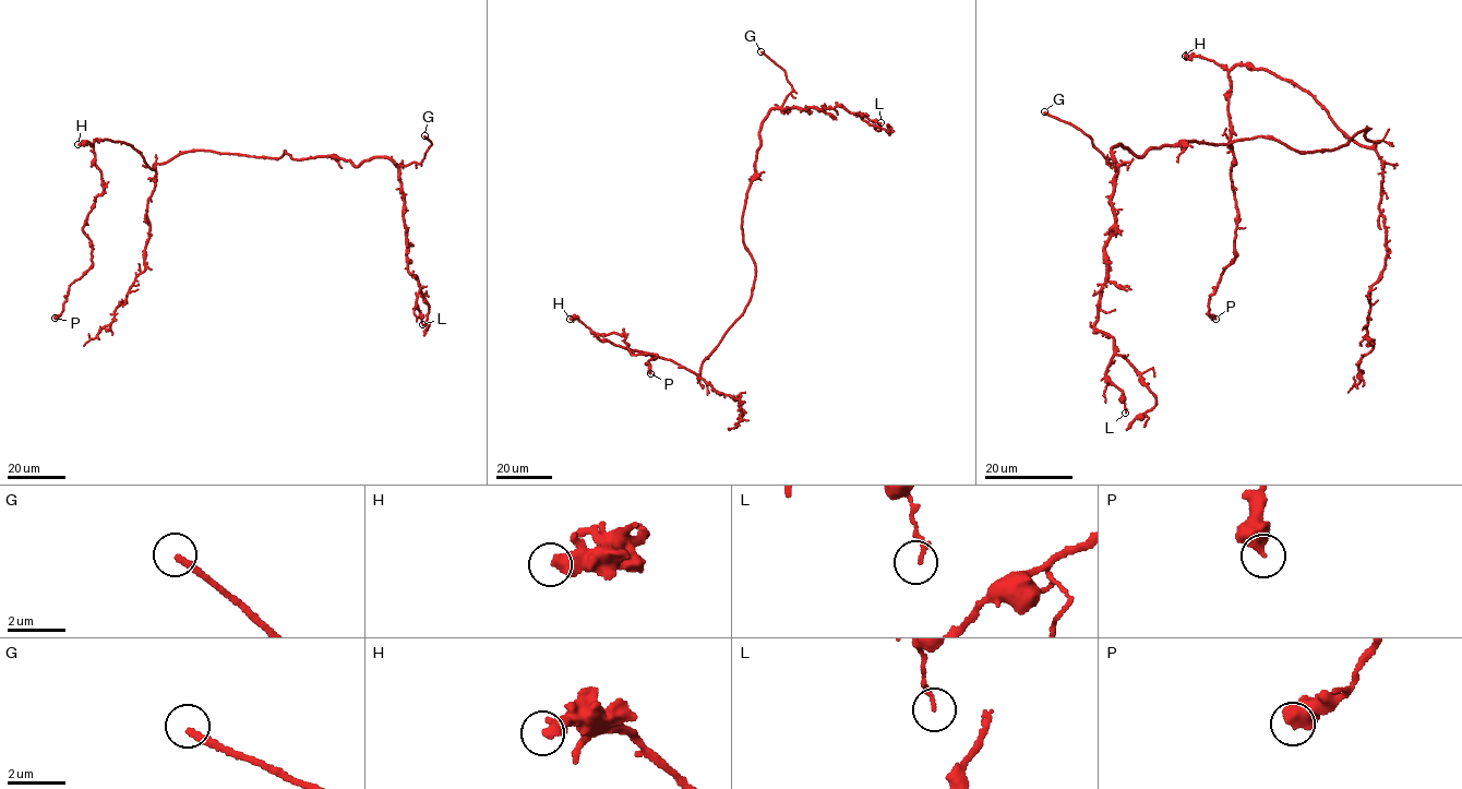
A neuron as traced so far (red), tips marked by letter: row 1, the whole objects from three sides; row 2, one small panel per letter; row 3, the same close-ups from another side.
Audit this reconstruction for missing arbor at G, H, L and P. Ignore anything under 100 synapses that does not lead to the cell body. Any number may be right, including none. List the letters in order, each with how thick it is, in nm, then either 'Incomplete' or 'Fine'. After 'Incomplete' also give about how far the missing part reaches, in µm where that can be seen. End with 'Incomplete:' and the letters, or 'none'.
G: Thickness 240 nm. Incomplete. Missing length about 40 µm
H: Thickness 440 nm. Fine
L: Thickness 130 nm. Fine
P: Thickness 600 nm. Fine
Incomplete: G

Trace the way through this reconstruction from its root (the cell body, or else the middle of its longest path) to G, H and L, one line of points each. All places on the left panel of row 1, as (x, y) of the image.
G: (251, 156), (407, 165), (432, 144), (424, 135)
H: (251, 156), (191, 151), (151, 169), (140, 152), (124, 143), (109, 139), (92, 146), (87, 141), (78, 144)
L: (251, 156), (276, 158), (285, 151), (358, 167), (376, 157), (391, 160), (422, 324)

